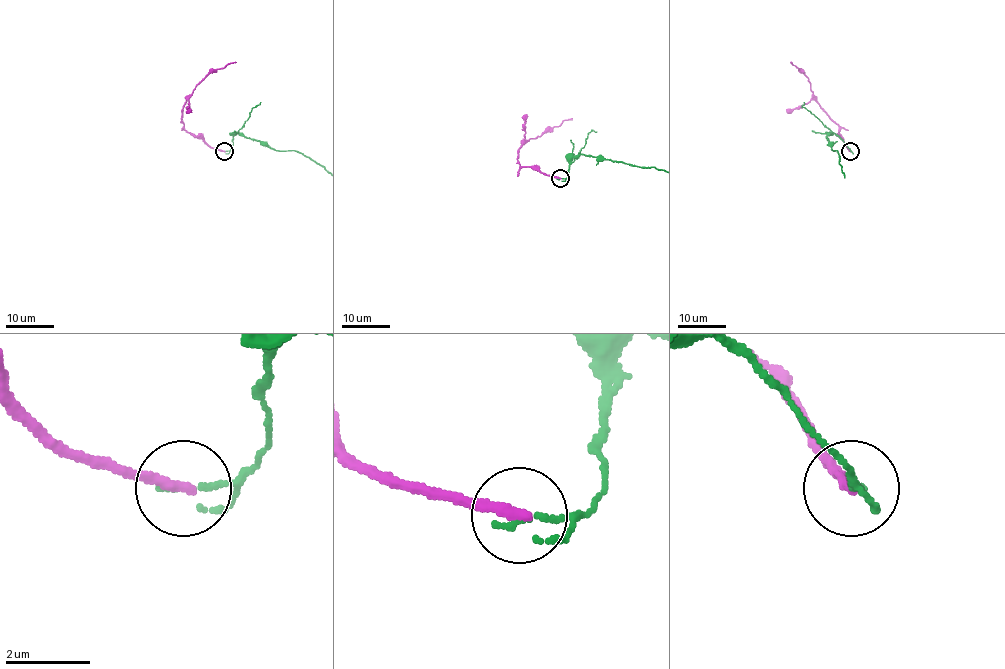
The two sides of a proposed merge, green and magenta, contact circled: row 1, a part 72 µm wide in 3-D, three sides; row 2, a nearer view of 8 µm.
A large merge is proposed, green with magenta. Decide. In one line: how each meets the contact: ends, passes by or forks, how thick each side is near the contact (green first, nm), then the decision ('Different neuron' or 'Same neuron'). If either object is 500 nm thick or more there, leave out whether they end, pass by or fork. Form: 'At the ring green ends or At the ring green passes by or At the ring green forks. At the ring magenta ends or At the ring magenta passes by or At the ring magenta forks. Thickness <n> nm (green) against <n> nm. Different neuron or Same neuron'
At the ring green ends. At the ring magenta ends. Thickness 130 nm (green) against 240 nm. Different neuron

